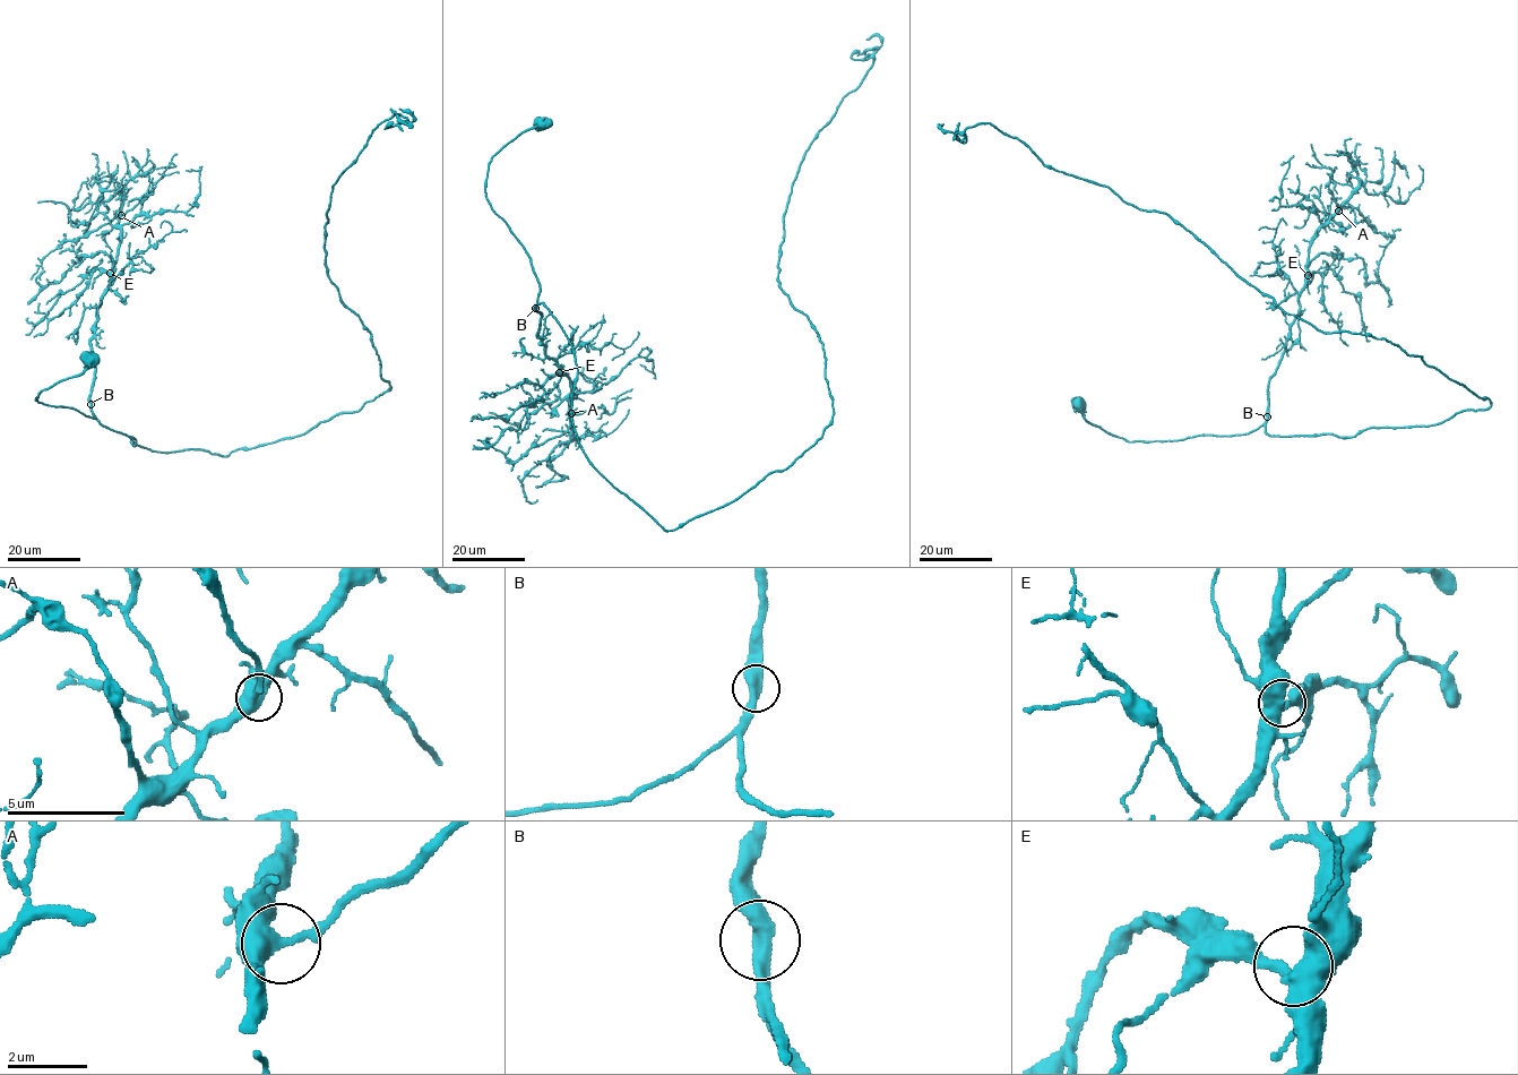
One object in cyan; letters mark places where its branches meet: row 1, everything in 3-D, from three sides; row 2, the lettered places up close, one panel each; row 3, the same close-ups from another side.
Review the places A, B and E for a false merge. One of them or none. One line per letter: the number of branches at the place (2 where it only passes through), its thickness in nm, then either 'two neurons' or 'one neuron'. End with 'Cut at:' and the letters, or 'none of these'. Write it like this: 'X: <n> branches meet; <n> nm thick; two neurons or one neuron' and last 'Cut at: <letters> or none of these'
A: 2 branches meet; 400 nm thick; one neuron
B: 2 branches meet; 440 nm thick; one neuron
E: 2 branches meet; 420 nm thick; one neuron
Cut at: none of these

